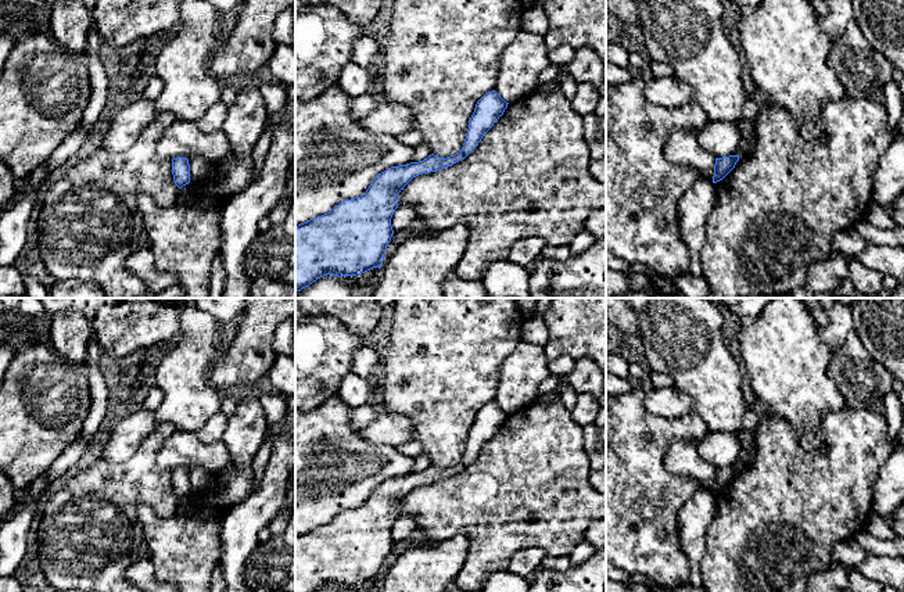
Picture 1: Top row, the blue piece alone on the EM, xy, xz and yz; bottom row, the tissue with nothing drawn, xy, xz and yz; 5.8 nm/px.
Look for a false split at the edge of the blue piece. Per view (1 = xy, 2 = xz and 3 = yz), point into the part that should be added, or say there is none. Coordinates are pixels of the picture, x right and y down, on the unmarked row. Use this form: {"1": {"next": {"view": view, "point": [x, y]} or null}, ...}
{"1": {"next": null}, "2": {"next": null}, "3": {"next": null}}

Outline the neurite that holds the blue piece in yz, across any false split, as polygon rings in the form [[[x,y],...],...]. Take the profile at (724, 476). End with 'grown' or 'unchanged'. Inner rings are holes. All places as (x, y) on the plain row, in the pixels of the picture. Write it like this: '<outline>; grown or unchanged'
[[[739,466],[715,469],[713,494],[722,491],[736,476]]]; unchanged

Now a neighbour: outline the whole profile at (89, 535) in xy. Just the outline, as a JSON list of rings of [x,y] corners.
[[[169,423],[158,424],[126,462],[115,464],[98,458],[89,469],[75,473],[61,489],[53,492],[37,530],[37,559],[47,582],[55,591],[141,592],[125,575],[136,560],[147,555],[144,528],[140,524],[137,507],[148,506],[162,519],[179,510],[179,498],[172,485],[172,470],[162,469],[157,463],[159,448],[175,431],[176,428]]]

